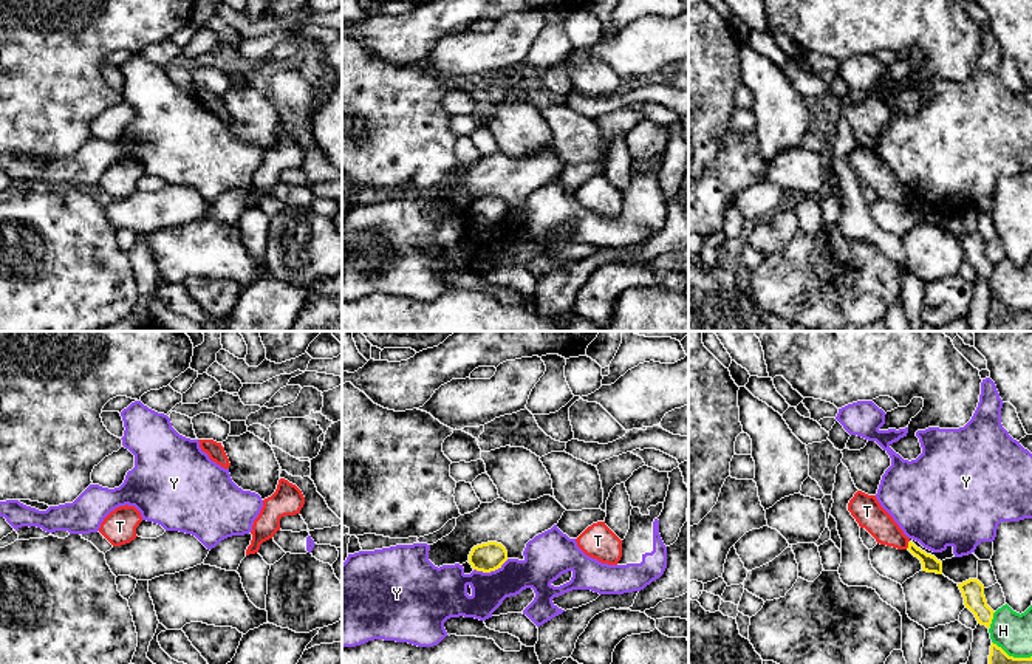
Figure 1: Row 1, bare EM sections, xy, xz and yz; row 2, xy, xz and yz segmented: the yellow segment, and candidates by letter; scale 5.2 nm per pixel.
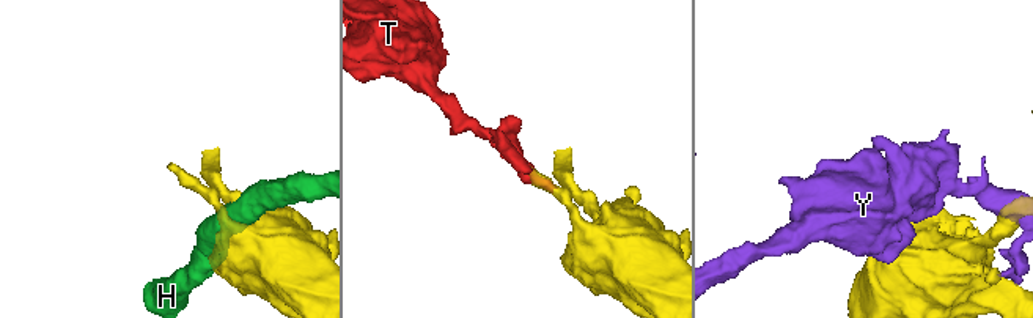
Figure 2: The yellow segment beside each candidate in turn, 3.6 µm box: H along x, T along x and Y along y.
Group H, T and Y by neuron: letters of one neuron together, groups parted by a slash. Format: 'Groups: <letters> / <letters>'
Groups: H / T / Y

